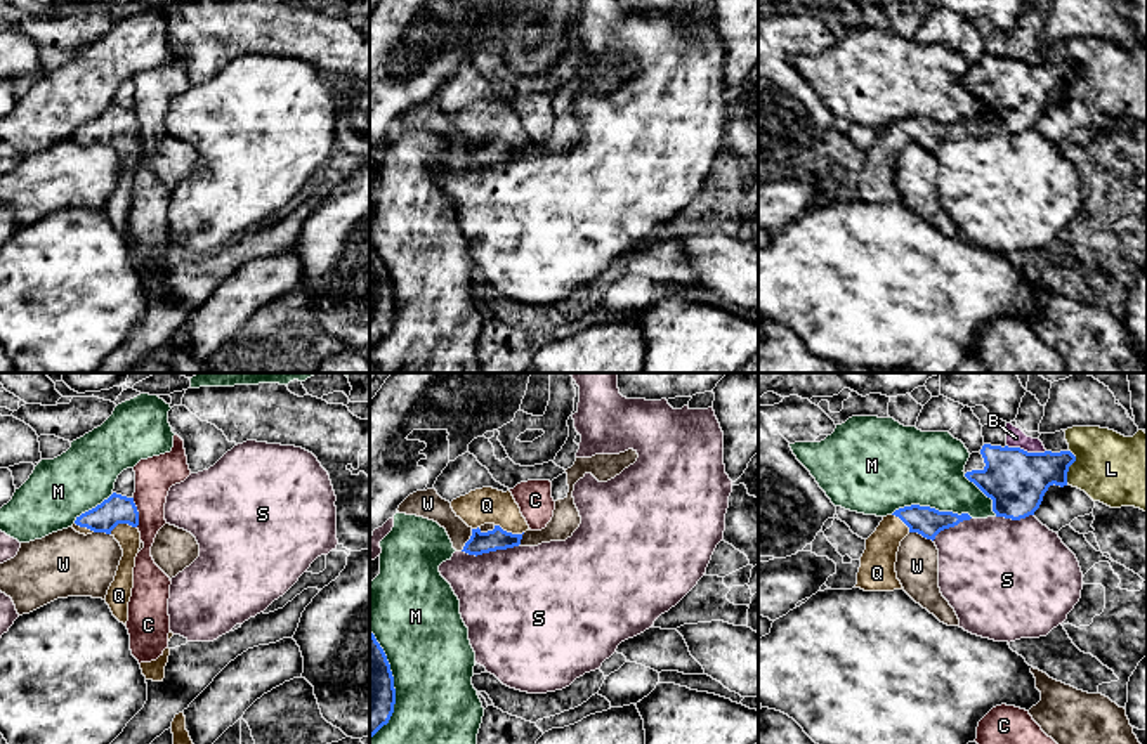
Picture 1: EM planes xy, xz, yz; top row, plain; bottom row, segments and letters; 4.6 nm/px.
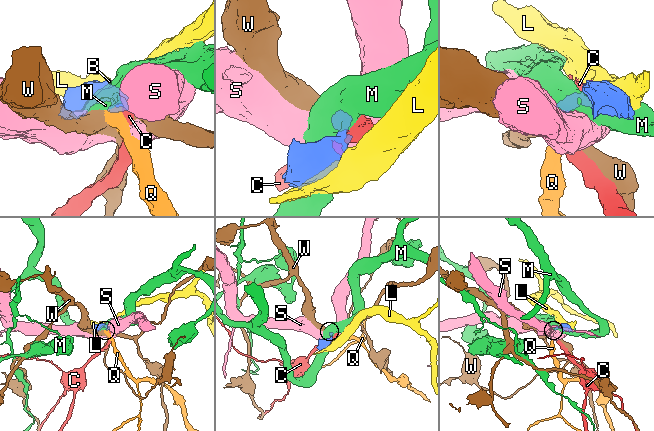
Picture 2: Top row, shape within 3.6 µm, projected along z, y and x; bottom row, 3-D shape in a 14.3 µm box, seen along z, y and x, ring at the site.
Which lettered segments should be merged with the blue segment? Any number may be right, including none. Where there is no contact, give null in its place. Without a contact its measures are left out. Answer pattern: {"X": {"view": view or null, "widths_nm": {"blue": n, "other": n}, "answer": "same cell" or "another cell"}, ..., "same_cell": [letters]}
{"B": {"view": "yz", "widths_nm": {"blue": 280, "other": 90}, "answer": "another cell"}, "C": {"view": "xy", "widths_nm": {"blue": 140, "other": 180}, "answer": "another cell"}, "L": {"view": "yz", "widths_nm": {"blue": 280, "other": 320}, "answer": "another cell"}, "M": {"view": "yz", "widths_nm": {"blue": 140, "other": 380}, "answer": "another cell"}, "Q": {"view": "xz", "widths_nm": {"blue": 100, "other": 170}, "answer": "same cell"}, "S": {"view": "xz", "widths_nm": {"blue": 100, "other": 460}, "answer": "another cell"}, "W": {"view": "yz", "widths_nm": {"blue": 140, "other": 200}, "answer": "another cell"}, "same_cell": ["Q"]}

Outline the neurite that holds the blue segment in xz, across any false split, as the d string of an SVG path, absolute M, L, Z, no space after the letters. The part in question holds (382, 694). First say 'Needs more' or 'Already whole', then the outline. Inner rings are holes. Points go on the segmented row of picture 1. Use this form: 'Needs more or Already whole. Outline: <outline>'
Already whole. Outline: M370 631L370 739L389 723L396 704L390 664Z

